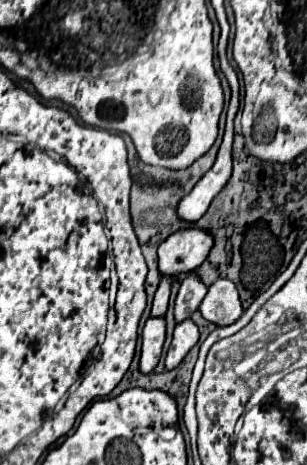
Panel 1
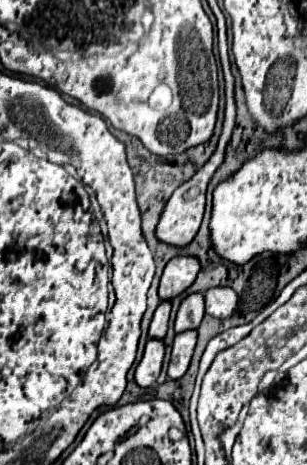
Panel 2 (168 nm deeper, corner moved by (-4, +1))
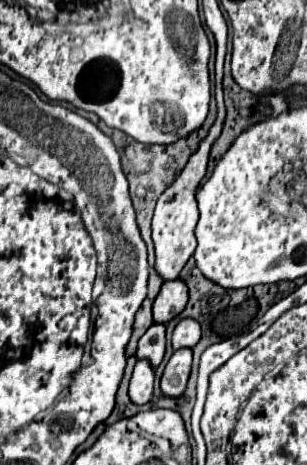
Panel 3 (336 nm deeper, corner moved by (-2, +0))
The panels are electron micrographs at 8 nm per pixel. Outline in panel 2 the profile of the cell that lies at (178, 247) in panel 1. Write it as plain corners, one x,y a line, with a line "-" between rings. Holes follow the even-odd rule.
178,255
172,261
168,261
158,289
162,301
170,301
180,293
184,293
194,283
196,273
198,273
198,261
194,257

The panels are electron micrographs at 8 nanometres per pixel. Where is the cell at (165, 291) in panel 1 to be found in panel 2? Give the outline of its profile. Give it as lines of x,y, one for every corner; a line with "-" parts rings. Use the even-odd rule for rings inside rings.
162,301
152,317
152,323
150,323
150,331
148,331
148,337
150,339
158,339
162,341
166,337
166,329
168,329
168,317
170,317
170,303
168,301

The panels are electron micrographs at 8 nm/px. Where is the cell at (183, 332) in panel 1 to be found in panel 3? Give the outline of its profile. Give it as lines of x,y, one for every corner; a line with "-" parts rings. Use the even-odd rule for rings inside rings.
182,348
172,354
172,358
166,364
166,370
162,374
160,386
164,396
180,396
186,388
188,376
190,376
190,364
192,364
192,350

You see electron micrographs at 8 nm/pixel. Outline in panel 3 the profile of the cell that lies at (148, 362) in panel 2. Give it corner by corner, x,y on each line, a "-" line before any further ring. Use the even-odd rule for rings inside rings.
136,362
130,378
130,400
138,406
150,402
152,386
154,386
154,368
150,366
150,362

